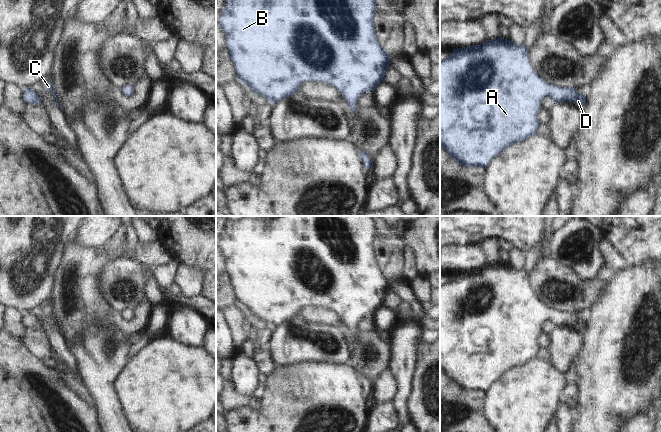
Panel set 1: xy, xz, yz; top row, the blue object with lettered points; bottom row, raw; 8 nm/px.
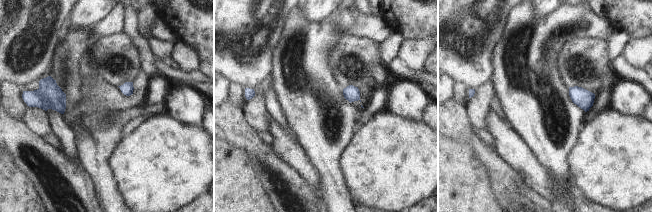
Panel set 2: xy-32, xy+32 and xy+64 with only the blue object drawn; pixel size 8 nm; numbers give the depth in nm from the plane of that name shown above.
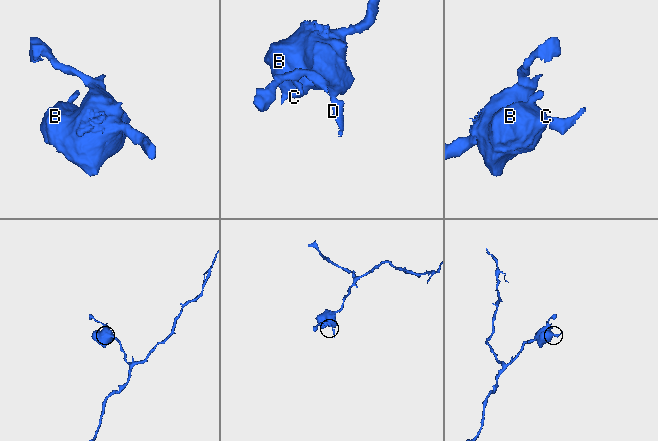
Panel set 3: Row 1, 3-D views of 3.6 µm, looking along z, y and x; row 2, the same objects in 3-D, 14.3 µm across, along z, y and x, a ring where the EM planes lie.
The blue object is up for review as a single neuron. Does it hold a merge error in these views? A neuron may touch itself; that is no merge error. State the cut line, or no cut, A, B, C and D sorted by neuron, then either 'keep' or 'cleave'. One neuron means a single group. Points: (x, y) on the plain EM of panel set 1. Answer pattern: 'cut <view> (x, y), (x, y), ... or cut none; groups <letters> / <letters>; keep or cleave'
cut none; groups A B C D; keep

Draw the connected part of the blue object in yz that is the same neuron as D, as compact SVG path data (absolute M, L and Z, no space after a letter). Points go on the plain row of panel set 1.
M498 262L487 266L453 273L453 278L440 286L440 369L459 388L465 391L486 392L495 380L510 369L520 367L537 358L537 342L543 322L549 319L555 327L586 327L586 319L571 311L549 309L534 295L525 269Z

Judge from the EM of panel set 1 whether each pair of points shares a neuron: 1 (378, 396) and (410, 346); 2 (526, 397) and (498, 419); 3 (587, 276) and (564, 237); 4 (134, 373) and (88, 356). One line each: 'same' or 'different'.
1: different
2: same
3: same
4: different

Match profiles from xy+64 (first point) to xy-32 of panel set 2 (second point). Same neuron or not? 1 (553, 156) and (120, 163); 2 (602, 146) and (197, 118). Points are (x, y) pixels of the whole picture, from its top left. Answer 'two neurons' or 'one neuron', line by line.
1: two neurons
2: two neurons

